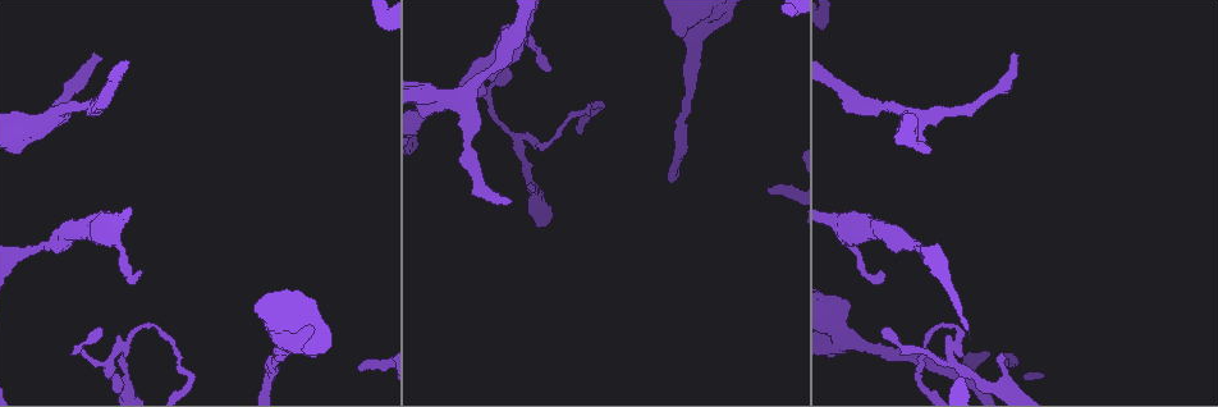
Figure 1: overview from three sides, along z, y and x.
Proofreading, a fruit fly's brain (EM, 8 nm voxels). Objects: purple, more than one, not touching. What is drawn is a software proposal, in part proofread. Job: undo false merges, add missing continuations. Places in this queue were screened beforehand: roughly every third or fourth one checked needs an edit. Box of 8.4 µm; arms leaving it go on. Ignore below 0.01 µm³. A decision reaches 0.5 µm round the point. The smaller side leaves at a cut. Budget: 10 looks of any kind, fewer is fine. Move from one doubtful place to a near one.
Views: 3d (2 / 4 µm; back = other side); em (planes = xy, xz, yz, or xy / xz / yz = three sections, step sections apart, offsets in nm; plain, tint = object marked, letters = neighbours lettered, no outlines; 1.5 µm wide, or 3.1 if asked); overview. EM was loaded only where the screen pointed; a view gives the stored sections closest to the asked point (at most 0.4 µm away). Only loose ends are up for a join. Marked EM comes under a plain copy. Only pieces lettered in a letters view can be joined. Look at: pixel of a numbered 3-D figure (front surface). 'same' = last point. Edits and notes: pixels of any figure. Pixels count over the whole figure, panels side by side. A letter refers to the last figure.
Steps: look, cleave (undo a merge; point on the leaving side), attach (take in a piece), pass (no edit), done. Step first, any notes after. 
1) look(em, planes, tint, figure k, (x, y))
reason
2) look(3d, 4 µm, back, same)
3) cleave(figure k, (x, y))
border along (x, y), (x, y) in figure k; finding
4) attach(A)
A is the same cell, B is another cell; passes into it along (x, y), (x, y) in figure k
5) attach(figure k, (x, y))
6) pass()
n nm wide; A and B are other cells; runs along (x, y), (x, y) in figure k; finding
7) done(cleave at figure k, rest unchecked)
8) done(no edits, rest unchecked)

look(em, planes, letters, figure 1, (99, 326))

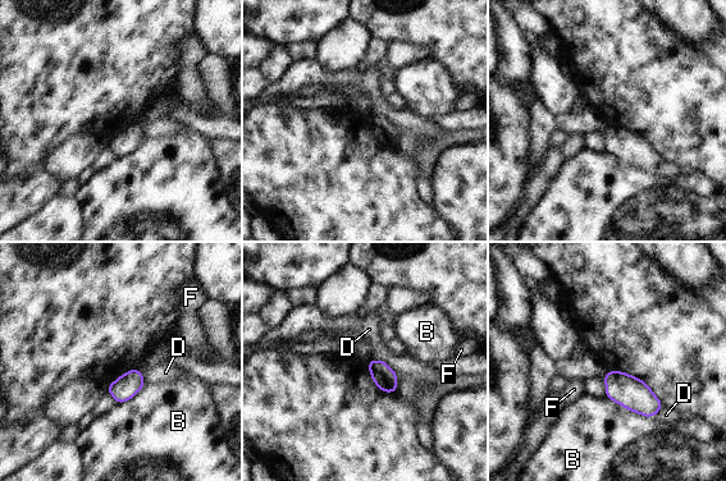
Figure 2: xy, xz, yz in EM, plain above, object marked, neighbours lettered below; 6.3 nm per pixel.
pass()
B, D and F are other cells; border along (369, 358), (383, 360), (395, 371) in figure 2; none of them fits

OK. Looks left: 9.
look(em, planes, letters, figure 1, (359, 370))

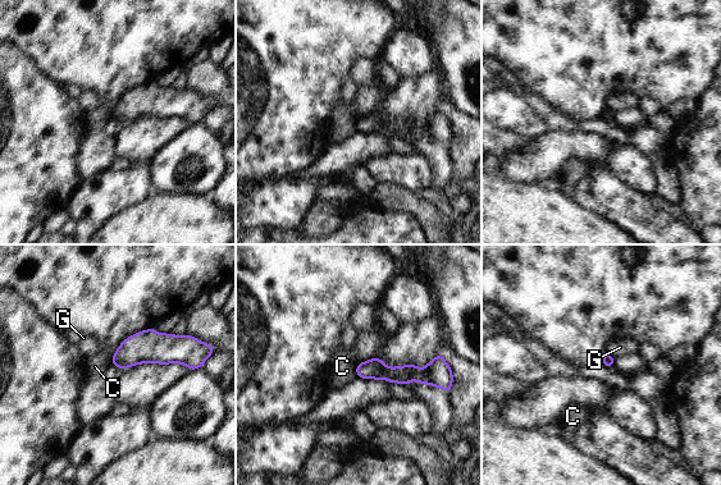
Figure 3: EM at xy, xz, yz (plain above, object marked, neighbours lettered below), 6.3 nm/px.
pass()
C and G are other cells; runs along (436, 361), (424, 374), (359, 374) in figure 3; none of them fits

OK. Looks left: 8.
look(3d, 4 µm, back, figure 1, (280, 333))
side arm on a straight run

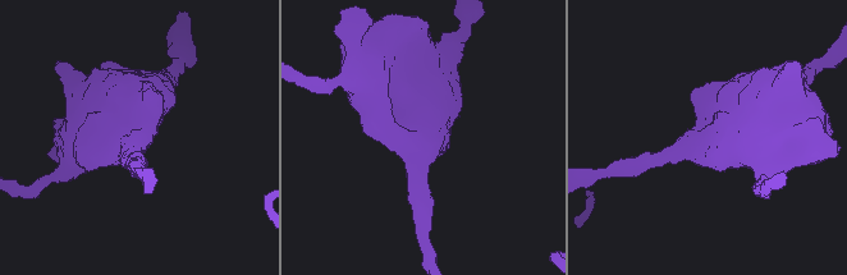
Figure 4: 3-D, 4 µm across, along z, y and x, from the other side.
look(em, xy, step 4, tint, figure 4, (700, 140))
3 arms; arms of 260, 340, 750 nm

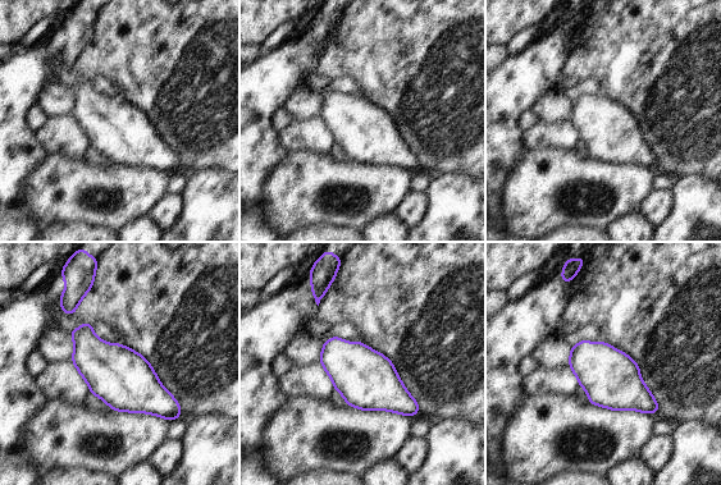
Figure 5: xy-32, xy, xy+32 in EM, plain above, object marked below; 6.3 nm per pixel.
look(em, planes, letters, same)
another direction

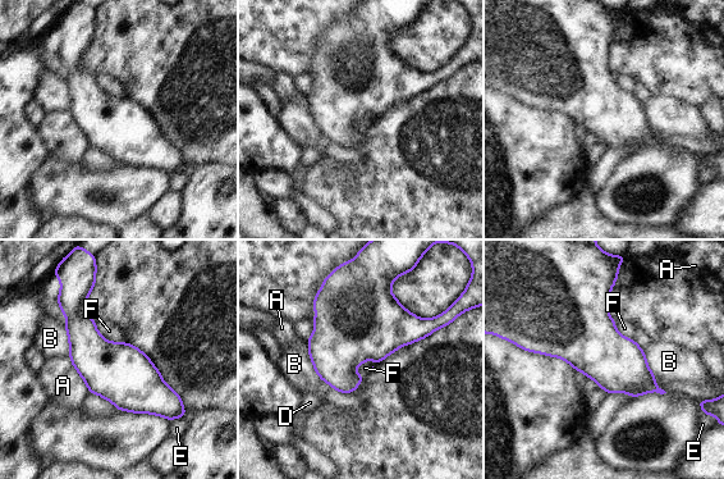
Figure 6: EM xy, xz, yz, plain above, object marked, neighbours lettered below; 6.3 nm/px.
pass()
A, B, D, E and F are other cells; border along (374, 361), (367, 359), (352, 372) in figure 6; continuous, no second neuron

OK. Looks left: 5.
look(3d, 2 µm, figure 1, (599, 104))
abrupt turn

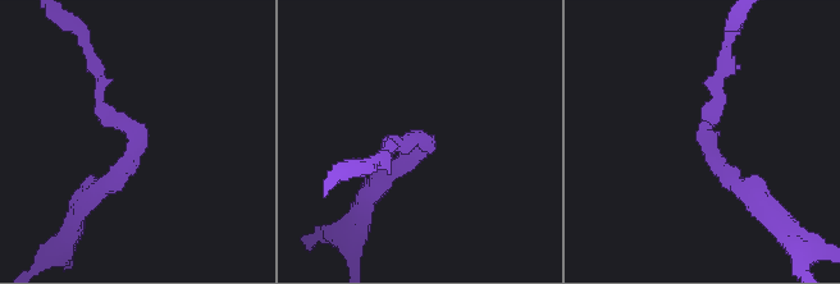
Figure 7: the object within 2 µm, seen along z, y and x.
look(em, yz, step 8, letters, figure 7, (132, 160))

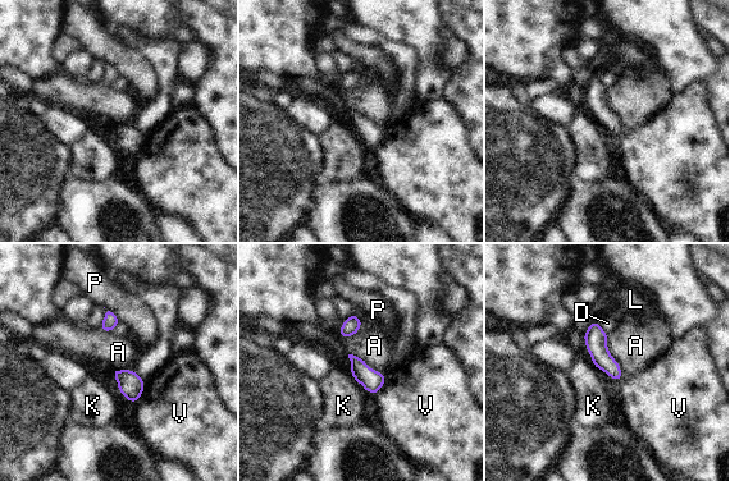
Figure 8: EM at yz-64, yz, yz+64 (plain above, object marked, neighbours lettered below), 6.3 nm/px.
pass()
A, D, K, L, P and V are other cells; border along (606, 334), (621, 381) in figure 8; continuous, no second neuron

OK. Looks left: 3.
done(no edits, rest unchecked)

